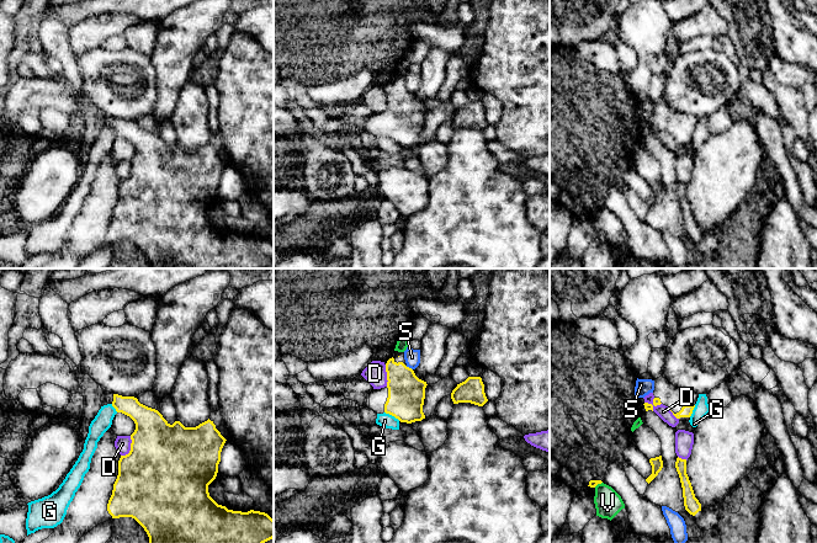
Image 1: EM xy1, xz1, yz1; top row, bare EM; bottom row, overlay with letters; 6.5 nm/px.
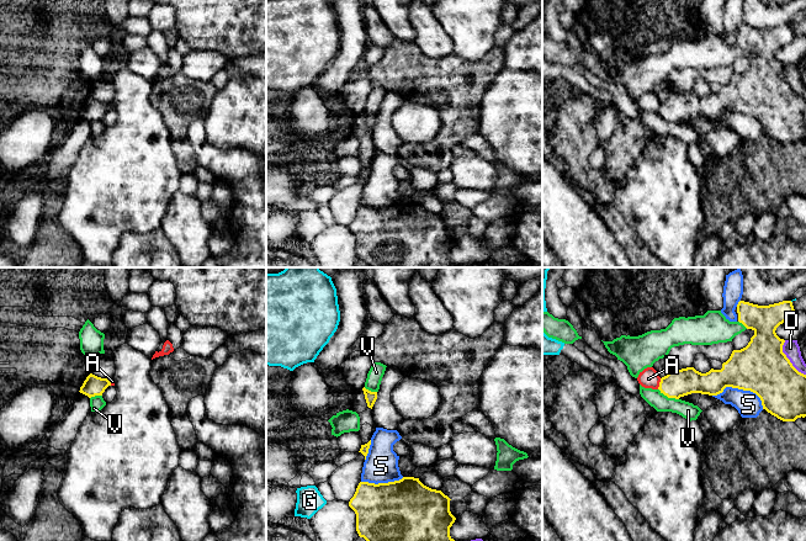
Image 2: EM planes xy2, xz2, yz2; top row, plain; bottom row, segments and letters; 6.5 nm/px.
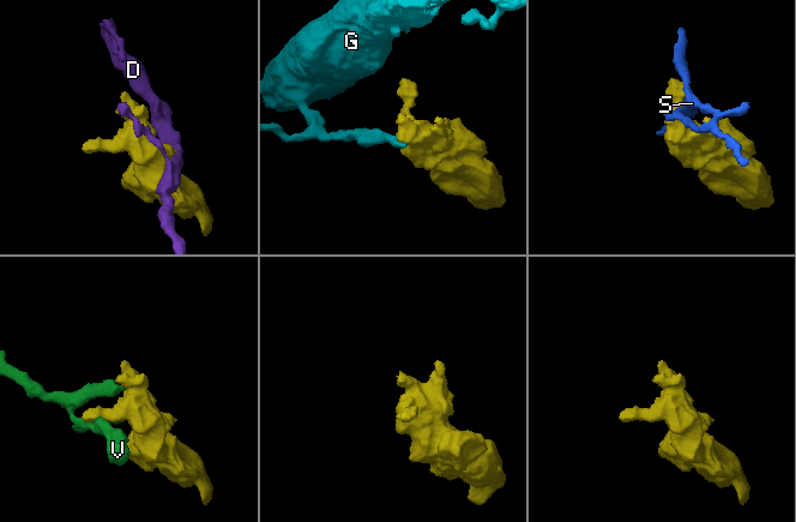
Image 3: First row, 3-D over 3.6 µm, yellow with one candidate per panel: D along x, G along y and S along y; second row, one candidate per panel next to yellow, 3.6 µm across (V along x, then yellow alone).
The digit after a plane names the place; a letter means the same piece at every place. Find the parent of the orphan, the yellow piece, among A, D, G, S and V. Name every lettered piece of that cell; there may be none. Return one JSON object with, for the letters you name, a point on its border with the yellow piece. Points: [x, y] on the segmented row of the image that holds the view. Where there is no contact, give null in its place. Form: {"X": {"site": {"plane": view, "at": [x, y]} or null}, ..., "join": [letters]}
{"join": []}

